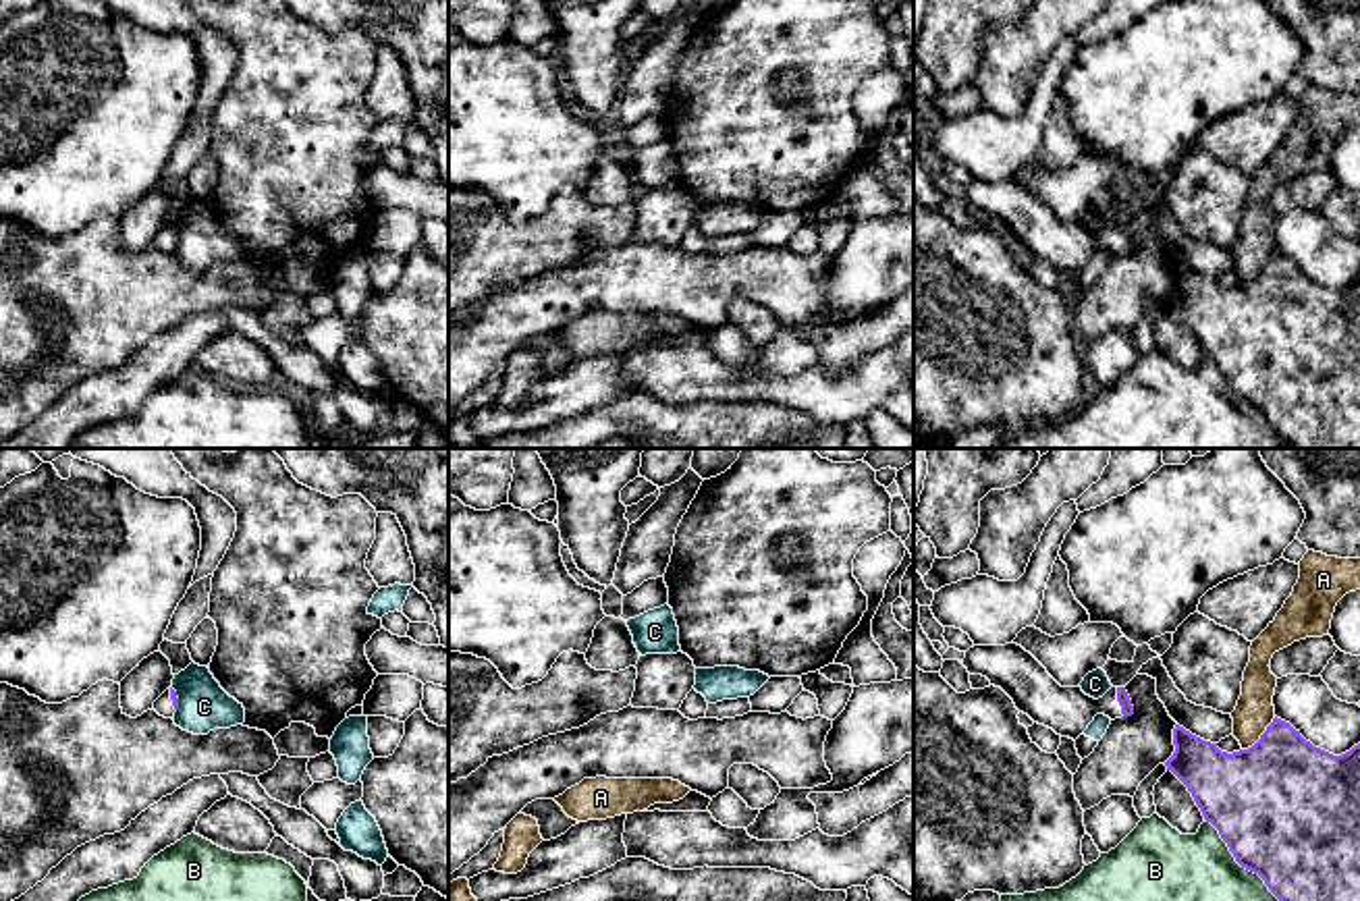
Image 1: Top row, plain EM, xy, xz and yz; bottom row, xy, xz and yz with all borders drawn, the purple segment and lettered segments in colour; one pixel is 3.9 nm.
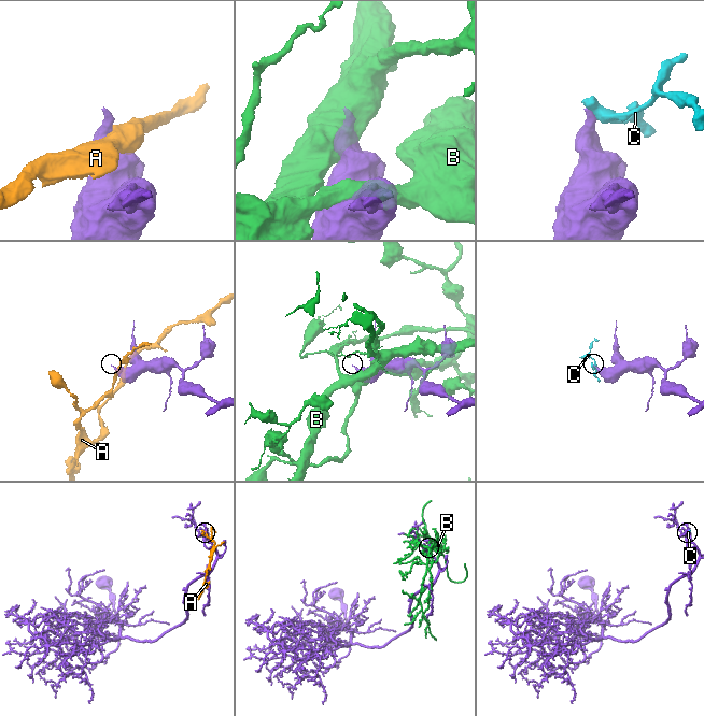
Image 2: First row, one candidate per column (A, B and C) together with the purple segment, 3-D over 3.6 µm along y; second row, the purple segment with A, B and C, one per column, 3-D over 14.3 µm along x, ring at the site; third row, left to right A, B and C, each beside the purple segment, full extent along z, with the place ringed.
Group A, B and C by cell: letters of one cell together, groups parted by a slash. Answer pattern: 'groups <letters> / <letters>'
groups A / B / C

